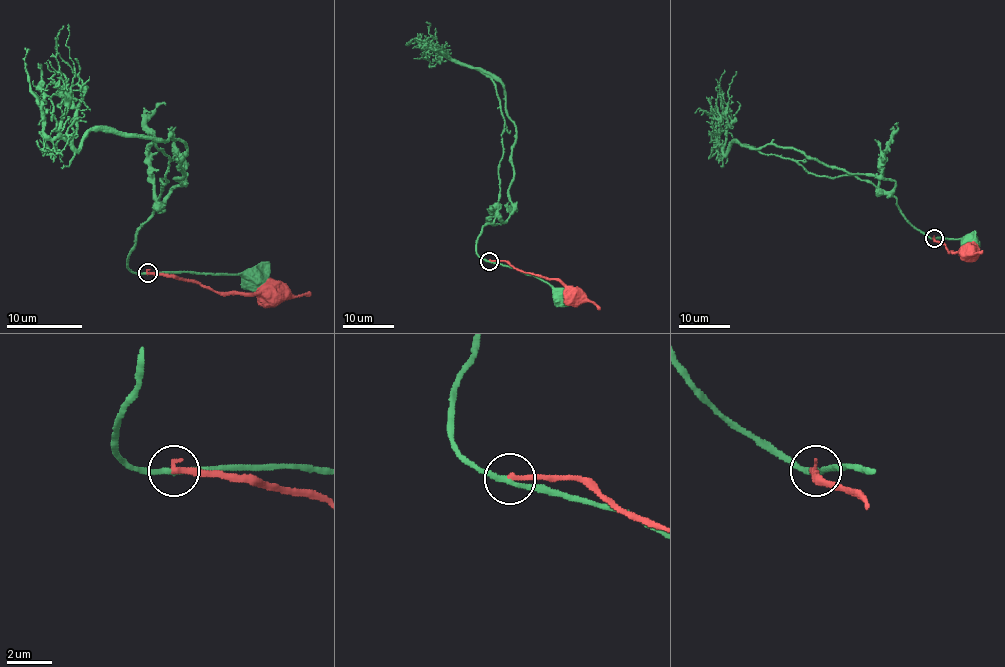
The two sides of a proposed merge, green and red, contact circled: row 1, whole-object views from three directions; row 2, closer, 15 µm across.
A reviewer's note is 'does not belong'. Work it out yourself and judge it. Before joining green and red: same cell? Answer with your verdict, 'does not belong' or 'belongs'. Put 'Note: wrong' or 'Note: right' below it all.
does not belong
Note: right

